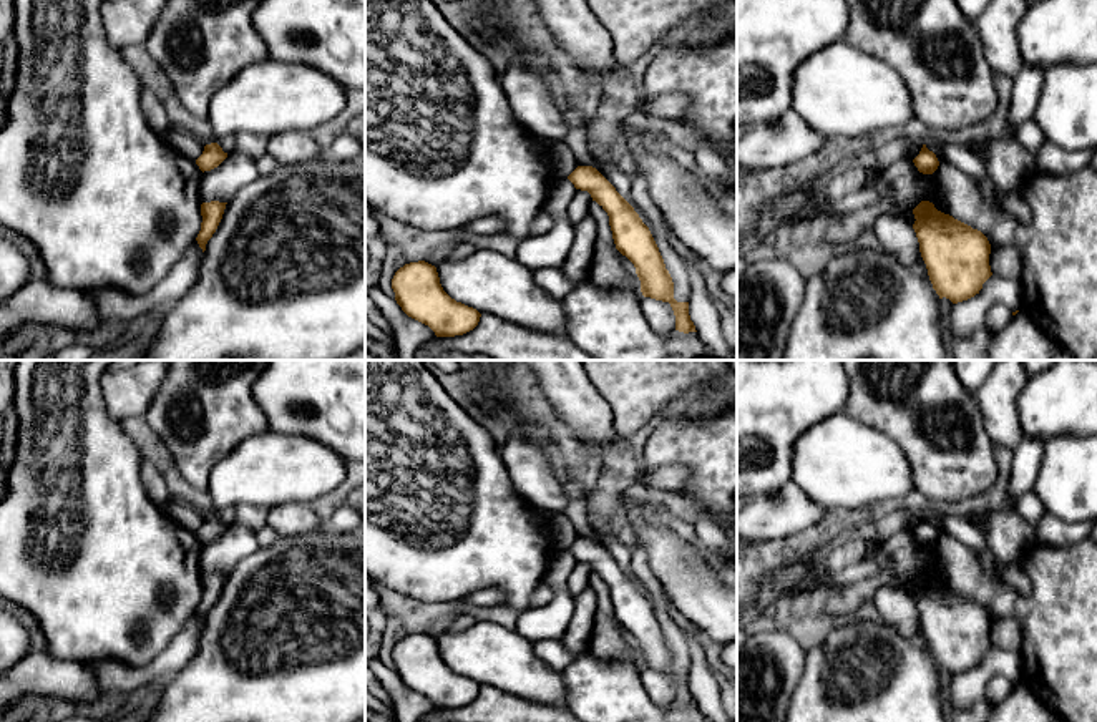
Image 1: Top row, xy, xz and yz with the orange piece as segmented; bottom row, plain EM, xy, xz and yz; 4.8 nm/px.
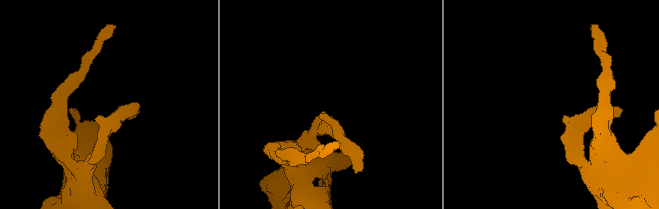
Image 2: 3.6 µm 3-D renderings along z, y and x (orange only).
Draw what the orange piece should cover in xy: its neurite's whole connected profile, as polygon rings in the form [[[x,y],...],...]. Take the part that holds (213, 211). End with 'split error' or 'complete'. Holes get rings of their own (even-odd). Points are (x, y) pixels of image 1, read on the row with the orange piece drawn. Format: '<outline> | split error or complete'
[[[211,201],[211,202],[202,202],[201,204],[201,216],[202,216],[202,222],[201,222],[201,231],[196,237],[199,247],[202,249],[202,252],[206,251],[206,244],[207,241],[212,237],[212,234],[216,232],[224,209],[226,209],[227,202],[219,202],[219,201]]] | complete

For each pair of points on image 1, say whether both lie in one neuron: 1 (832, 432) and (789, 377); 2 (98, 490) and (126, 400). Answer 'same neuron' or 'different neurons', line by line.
1: different neurons
2: different neurons

